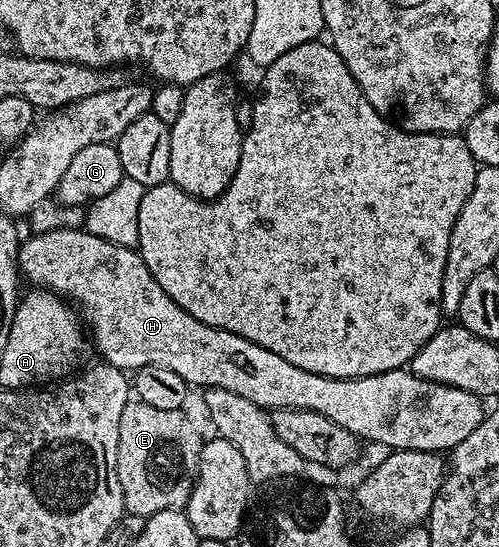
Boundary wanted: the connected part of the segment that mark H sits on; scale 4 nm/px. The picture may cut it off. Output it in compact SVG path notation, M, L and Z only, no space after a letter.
M74 227L33 233L29 237L26 243L24 240L20 244L16 266L21 266L22 273L33 282L30 284L34 288L45 288L56 295L71 297L91 332L92 346L96 350L98 347L105 354L102 355L104 362L113 367L166 367L171 369L171 373L179 373L179 377L194 388L231 389L231 393L239 393L239 397L247 397L247 401L255 401L255 405L266 409L286 407L314 411L335 421L335 425L347 429L358 440L370 439L373 443L382 443L385 449L449 453L464 439L471 437L471 433L465 433L465 401L475 401L478 396L467 389L421 379L408 369L358 379L332 379L319 373L307 373L307 369L299 369L299 365L283 361L279 353L271 353L263 349L263 345L255 345L242 335L203 325L203 321L191 317L191 313L175 305L175 301L159 289L159 281L151 277L147 265L134 248L108 243L103 237L95 237L90 231Z

